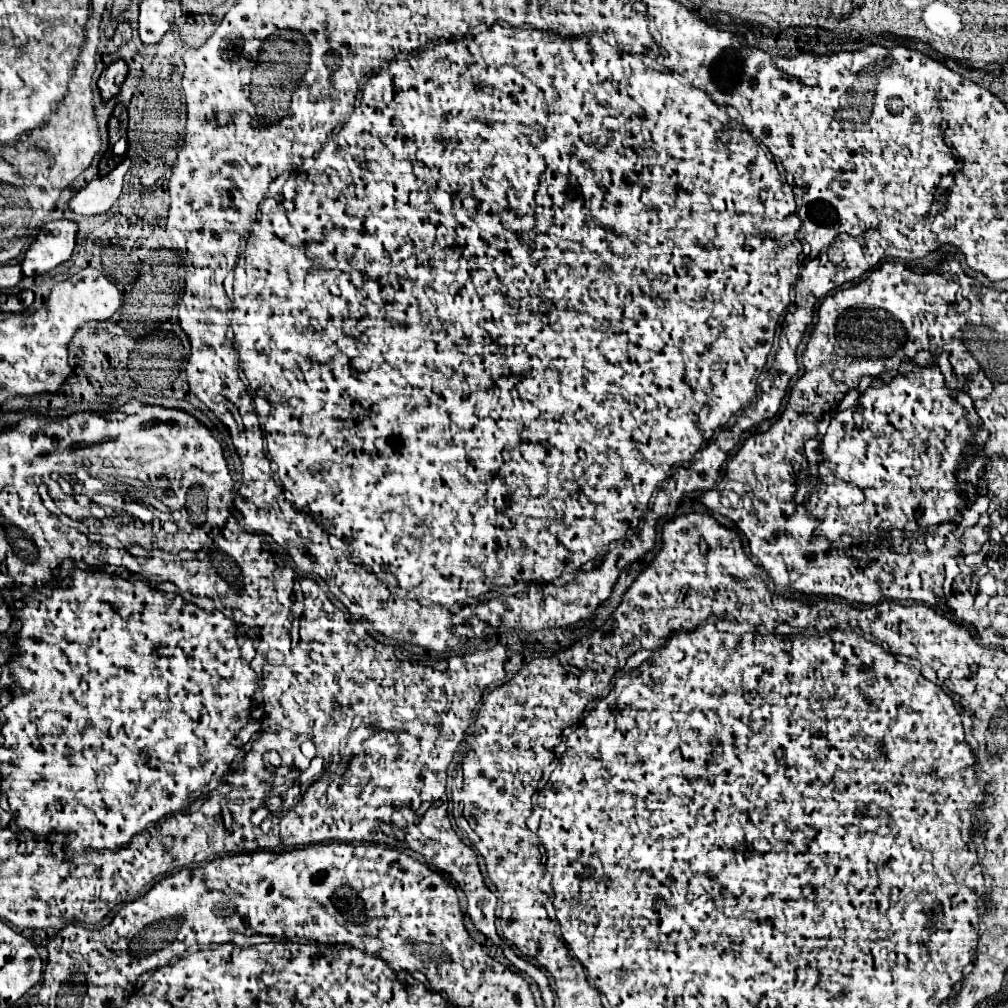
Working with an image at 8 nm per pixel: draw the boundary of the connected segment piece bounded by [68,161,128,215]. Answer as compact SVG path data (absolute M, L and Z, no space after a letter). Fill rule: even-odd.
M128 161L120 163L106 177L90 181L68 203L68 209L78 215L100 215L112 207L122 193L122 179L128 171Z

